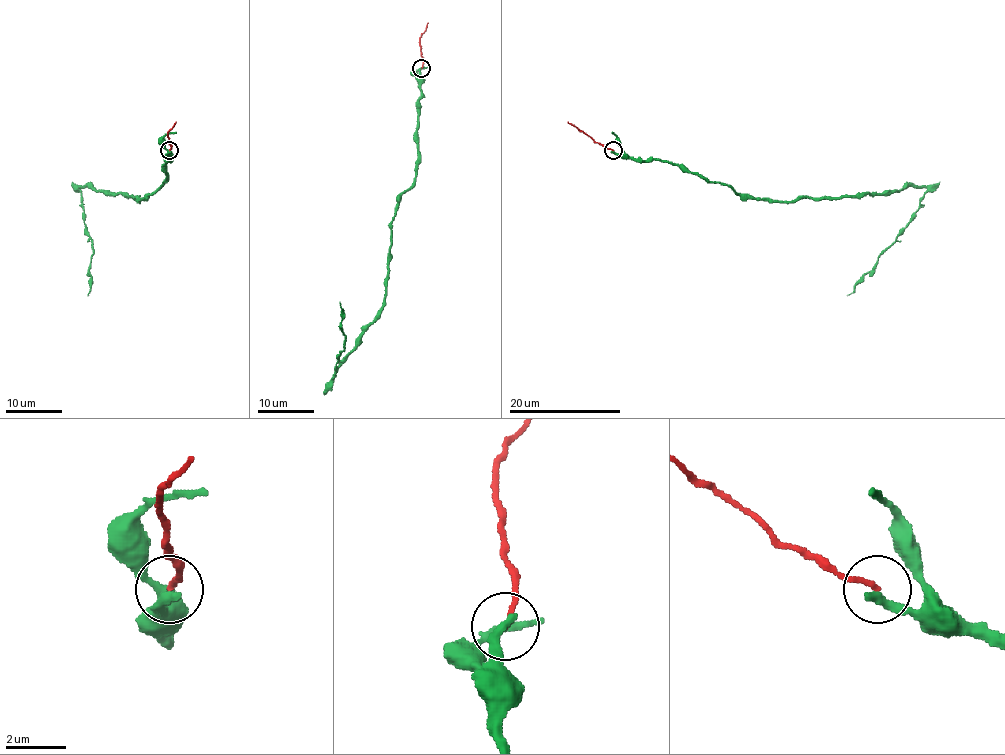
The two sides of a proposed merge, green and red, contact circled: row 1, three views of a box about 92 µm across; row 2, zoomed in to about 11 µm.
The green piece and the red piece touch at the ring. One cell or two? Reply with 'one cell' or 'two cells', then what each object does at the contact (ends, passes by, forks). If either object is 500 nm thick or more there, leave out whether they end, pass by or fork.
two cells; green ends there; red ends there

